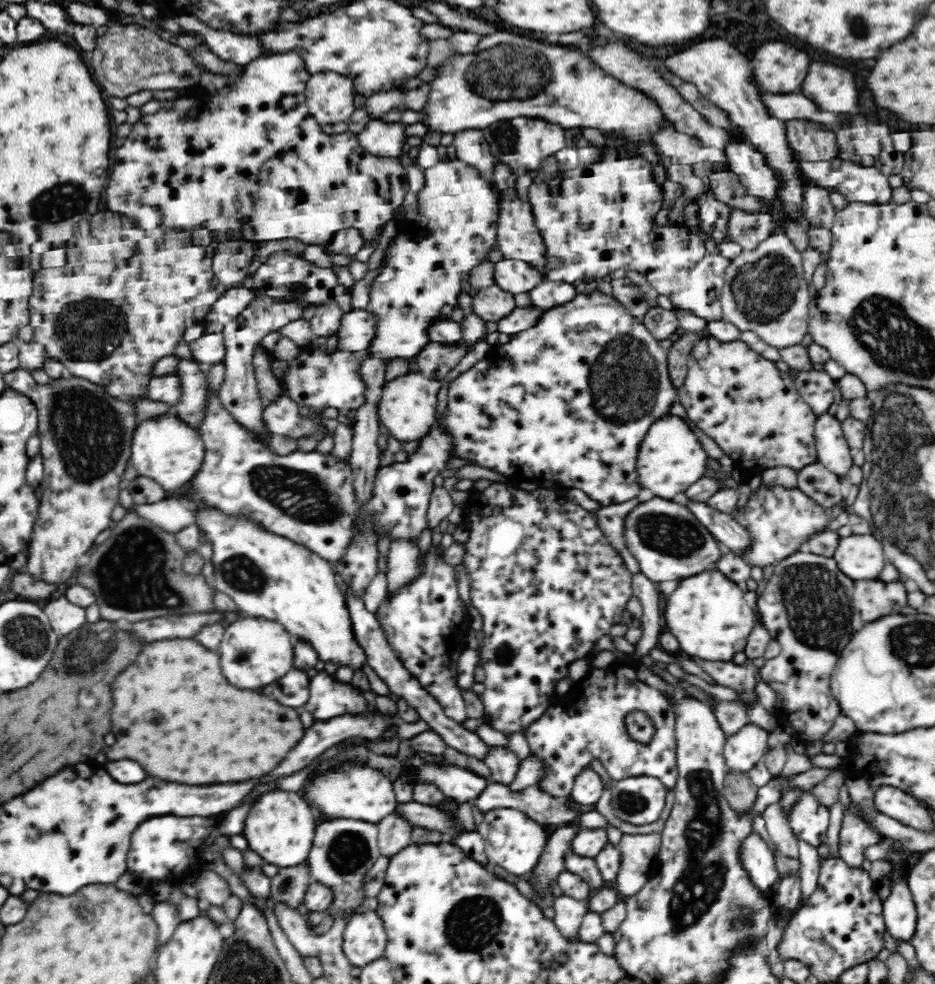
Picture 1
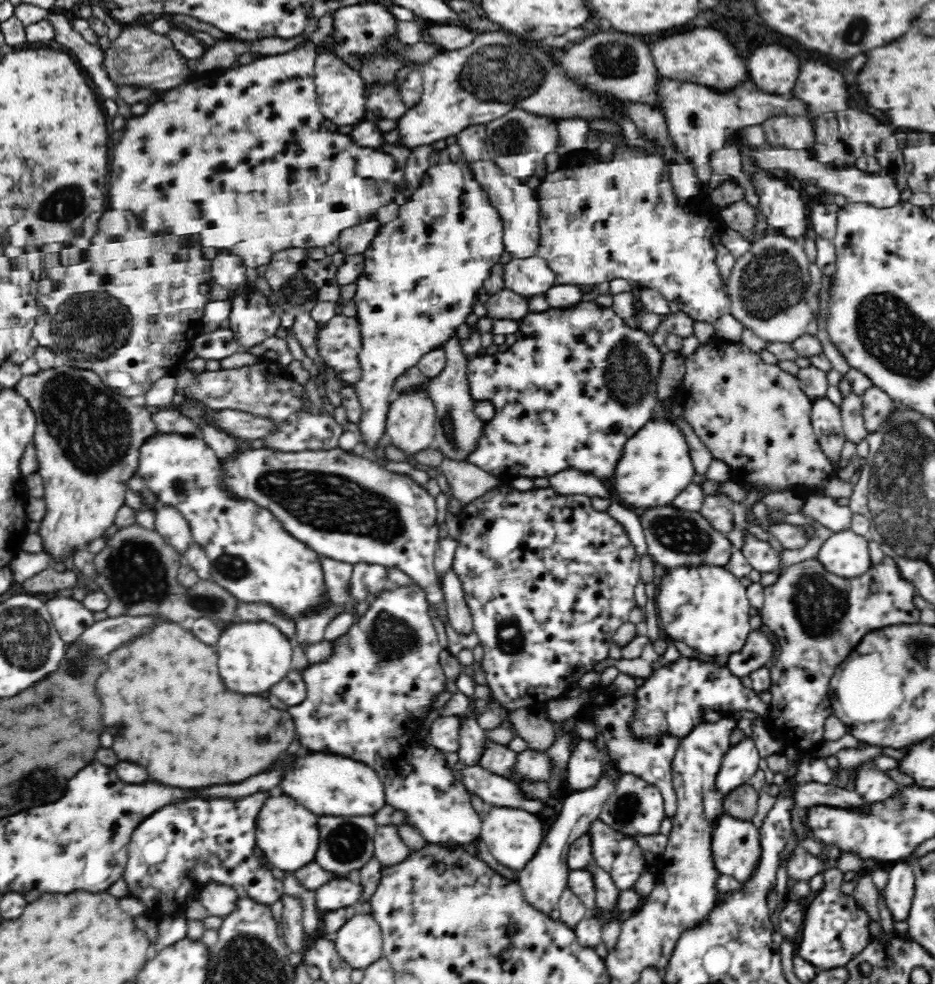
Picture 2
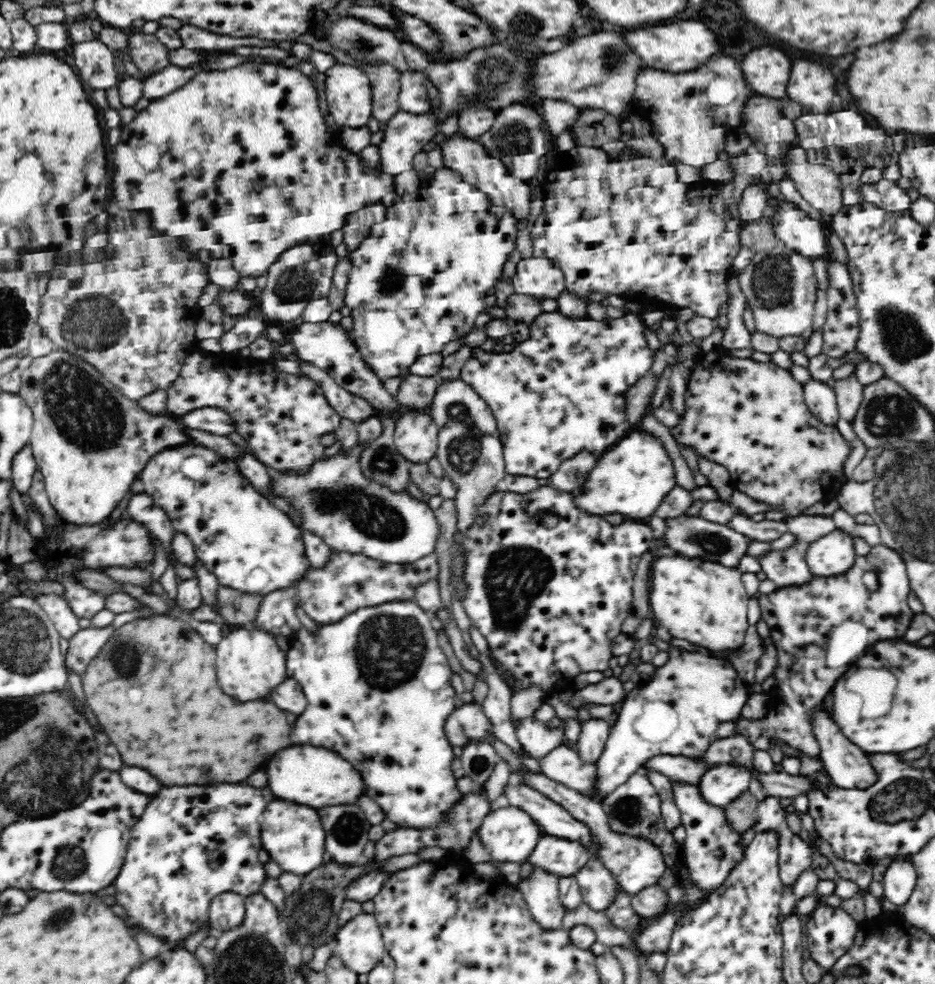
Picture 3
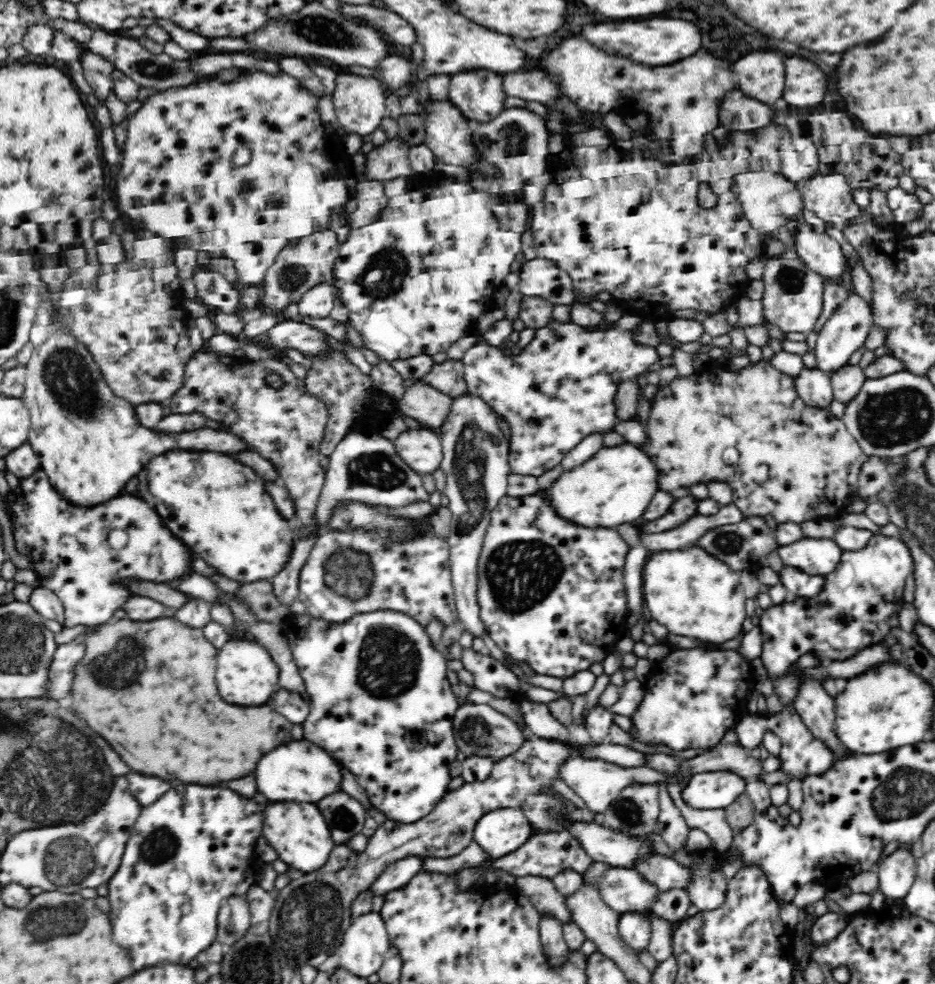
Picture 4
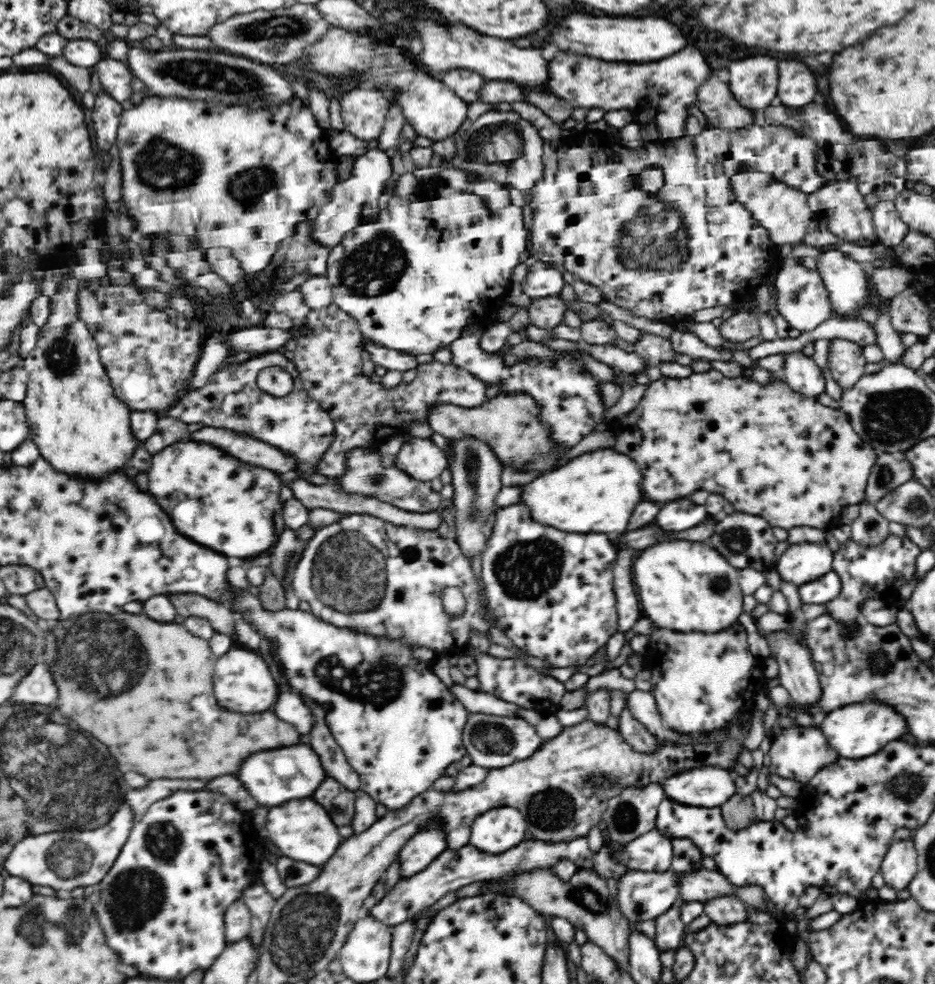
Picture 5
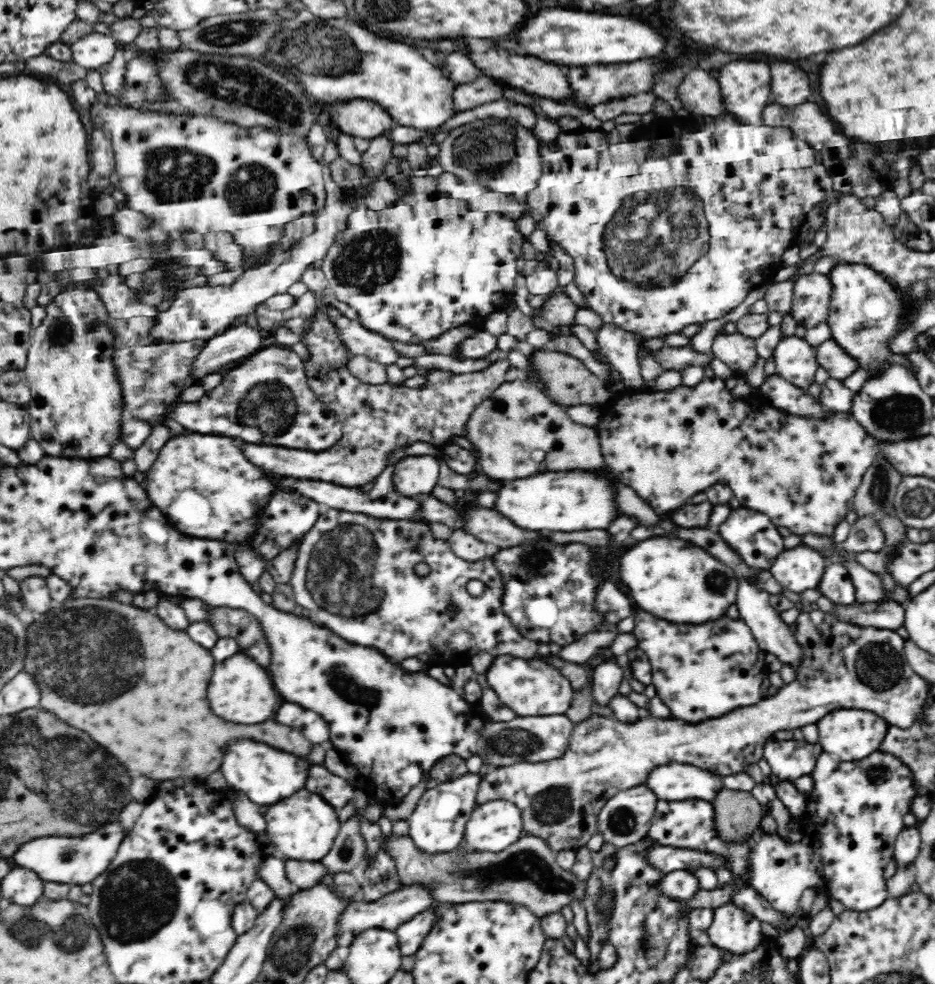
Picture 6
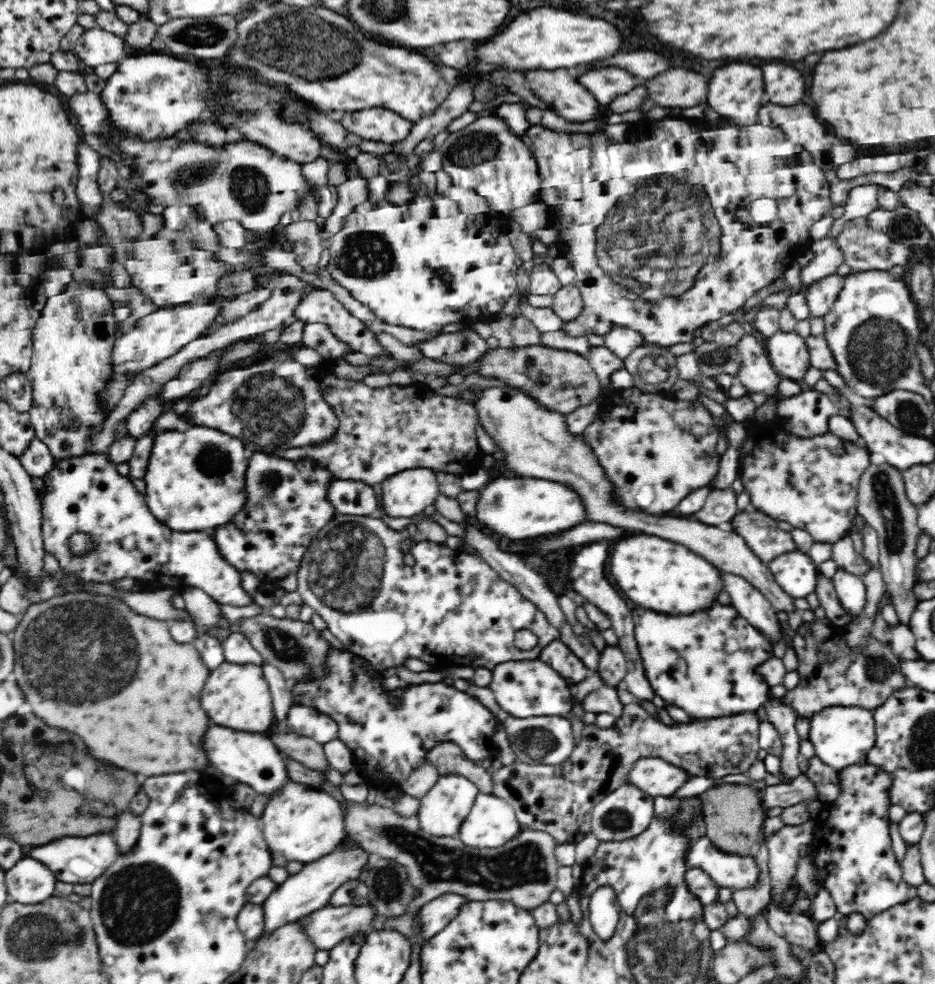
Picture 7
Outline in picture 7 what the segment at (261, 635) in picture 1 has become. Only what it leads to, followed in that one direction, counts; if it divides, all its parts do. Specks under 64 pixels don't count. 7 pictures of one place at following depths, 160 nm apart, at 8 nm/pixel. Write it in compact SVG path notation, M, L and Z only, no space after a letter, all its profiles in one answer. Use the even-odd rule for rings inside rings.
M224 661L210 671L210 678L202 690L202 708L208 712L210 722L244 730L265 733L274 722L273 698L262 667L252 662L234 663Z

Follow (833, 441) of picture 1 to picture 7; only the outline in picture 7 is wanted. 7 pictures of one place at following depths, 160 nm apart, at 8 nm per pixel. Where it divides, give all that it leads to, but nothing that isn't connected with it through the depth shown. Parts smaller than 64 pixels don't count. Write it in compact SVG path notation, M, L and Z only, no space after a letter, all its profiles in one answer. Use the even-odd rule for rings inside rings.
M778 331L768 337L767 355L774 370L781 376L798 381L810 368L810 355L805 339L795 331Z

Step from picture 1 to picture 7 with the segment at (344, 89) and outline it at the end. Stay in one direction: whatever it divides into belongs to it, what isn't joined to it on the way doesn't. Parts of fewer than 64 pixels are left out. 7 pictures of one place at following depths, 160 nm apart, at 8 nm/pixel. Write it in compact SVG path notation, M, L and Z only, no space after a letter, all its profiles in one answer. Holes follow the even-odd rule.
M381 107L345 113L340 122L355 137L390 144L404 141L413 128L412 123Z

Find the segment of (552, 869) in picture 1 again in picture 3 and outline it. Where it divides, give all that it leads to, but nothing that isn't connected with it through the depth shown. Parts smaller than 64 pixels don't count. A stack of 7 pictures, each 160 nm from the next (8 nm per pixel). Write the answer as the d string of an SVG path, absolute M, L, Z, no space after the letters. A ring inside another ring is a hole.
M672 648L670 658L664 666L657 667L654 676L631 690L620 706L617 716L611 721L611 732L596 762L594 786L586 795L588 799L602 802L616 788L624 784L630 776L641 772L645 762L658 755L702 756L707 748L718 739L716 729L723 721L736 722L741 716L749 697L749 684L741 679L728 660L718 659L710 654L702 656L684 649ZM534 867L526 878L520 877L516 887L522 893L534 920L544 930L562 928L562 916L567 911L559 897L558 874Z

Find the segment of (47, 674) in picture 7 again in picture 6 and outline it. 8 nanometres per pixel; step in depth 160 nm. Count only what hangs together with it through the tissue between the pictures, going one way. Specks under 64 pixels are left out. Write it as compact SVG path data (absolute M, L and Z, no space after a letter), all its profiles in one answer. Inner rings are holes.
M98 598L65 600L61 604L54 605L54 608L48 610L46 614L35 613L34 622L27 627L26 672L30 672L36 678L36 682L40 682L41 707L50 710L70 726L88 732L98 744L102 744L110 754L114 754L126 770L158 780L208 776L220 768L228 744L238 738L252 738L256 742L264 742L304 758L310 754L312 748L310 740L304 738L298 729L282 726L272 718L262 724L248 726L248 724L222 722L222 718L212 714L206 698L206 688L215 665L215 658L210 653L210 649L192 642L193 639L184 630L176 630L176 632L174 629L168 630L160 618L152 616L142 608L135 608L132 604L126 605L118 600Z

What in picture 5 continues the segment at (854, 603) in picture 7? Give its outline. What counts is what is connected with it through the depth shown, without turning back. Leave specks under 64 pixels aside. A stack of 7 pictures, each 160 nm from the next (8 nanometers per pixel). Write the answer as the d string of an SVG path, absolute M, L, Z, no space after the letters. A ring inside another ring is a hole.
M828 571L817 580L802 583L798 586L798 593L802 603L822 605L833 600L841 592L841 583L838 574Z

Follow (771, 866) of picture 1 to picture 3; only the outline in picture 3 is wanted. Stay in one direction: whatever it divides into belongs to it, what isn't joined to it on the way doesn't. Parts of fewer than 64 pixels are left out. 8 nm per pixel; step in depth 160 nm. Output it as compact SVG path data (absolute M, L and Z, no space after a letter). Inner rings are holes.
M673 783L673 793L681 812L681 824L685 826L687 834L683 847L689 878L706 894L713 893L744 859L747 848L742 839L744 832L734 830L727 821L725 809L707 803L698 787L688 783Z

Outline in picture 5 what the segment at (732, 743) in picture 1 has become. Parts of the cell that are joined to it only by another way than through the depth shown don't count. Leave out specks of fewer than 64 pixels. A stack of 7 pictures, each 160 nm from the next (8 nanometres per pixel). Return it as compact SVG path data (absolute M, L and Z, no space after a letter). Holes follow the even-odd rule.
M703 766L664 781L664 792L688 806L720 808L737 793L734 774L728 769Z

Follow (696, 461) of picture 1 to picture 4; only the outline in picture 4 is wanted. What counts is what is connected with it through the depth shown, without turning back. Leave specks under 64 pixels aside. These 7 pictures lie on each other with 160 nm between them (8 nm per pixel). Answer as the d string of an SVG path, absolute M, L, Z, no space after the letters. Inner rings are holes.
M626 442L612 448L602 447L576 470L564 471L545 493L554 510L568 522L614 529L624 522L638 520L646 512L650 498L659 488L658 475L649 454L639 445Z

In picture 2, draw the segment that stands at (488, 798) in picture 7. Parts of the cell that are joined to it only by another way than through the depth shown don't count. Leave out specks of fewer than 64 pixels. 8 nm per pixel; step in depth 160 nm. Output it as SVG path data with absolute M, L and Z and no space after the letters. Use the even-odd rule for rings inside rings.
M494 806L481 817L481 840L498 863L521 871L534 858L544 840L547 822L534 813L512 806Z

